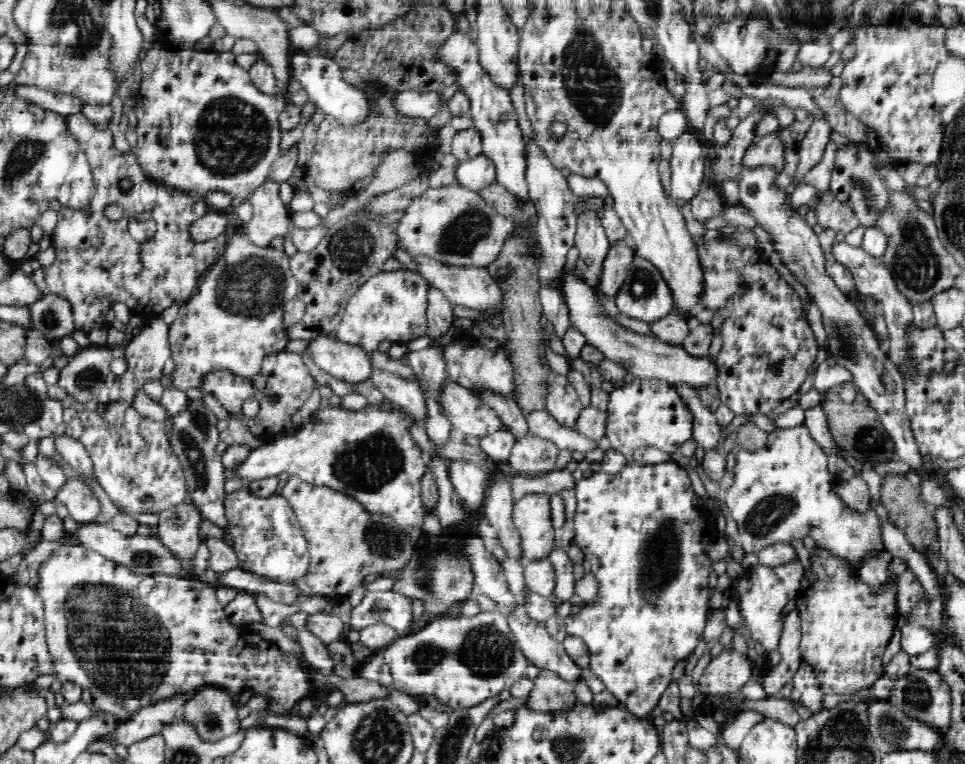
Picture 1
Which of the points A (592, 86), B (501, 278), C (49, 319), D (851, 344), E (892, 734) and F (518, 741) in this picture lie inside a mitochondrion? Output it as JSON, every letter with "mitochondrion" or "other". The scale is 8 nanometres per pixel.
{"A":"mitochondrion","B":"other","C":"mitochondrion","D":"mitochondrion","E":"mitochondrion","F":"other"}

